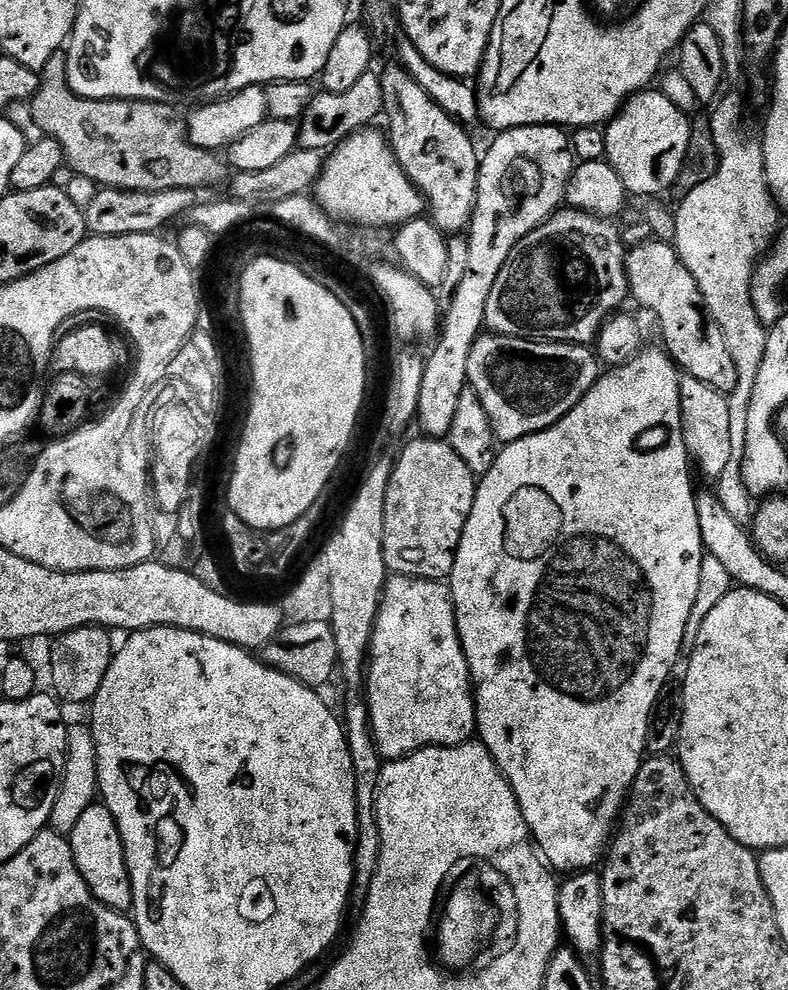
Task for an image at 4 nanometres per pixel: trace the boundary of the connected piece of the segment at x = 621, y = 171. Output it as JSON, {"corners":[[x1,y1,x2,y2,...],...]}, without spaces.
{"corners":[[652,91,637,92,630,97,603,129,604,155,633,197,660,196,670,191,692,144,692,124,684,117,685,109,670,102,663,91]]}

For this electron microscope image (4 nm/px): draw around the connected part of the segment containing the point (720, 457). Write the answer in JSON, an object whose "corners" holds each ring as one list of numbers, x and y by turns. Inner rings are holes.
{"corners":[[681,375,680,377,680,422,684,434,684,444,688,447,694,468,708,479,715,481,716,477,726,470,726,462,730,462,730,406,725,393,714,390,714,386,706,386,699,378]]}

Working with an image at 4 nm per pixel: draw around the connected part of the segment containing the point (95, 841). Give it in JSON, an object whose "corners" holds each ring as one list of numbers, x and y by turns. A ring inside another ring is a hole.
{"corners":[[102,802,90,805,82,813,78,826,74,826,70,839,78,874,82,874,86,886,90,886,90,894,114,911,127,913,132,907,132,883,126,866,122,834,118,834,118,822,114,822,114,814,110,814]]}

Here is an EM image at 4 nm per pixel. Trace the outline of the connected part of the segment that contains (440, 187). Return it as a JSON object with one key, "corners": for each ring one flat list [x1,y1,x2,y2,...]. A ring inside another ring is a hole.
{"corners":[[392,62,379,78,384,99,382,116,388,119,386,135,392,153,423,194,432,223,445,234,463,233,472,223,480,173,481,153,472,145,471,131,438,106,399,63]]}

